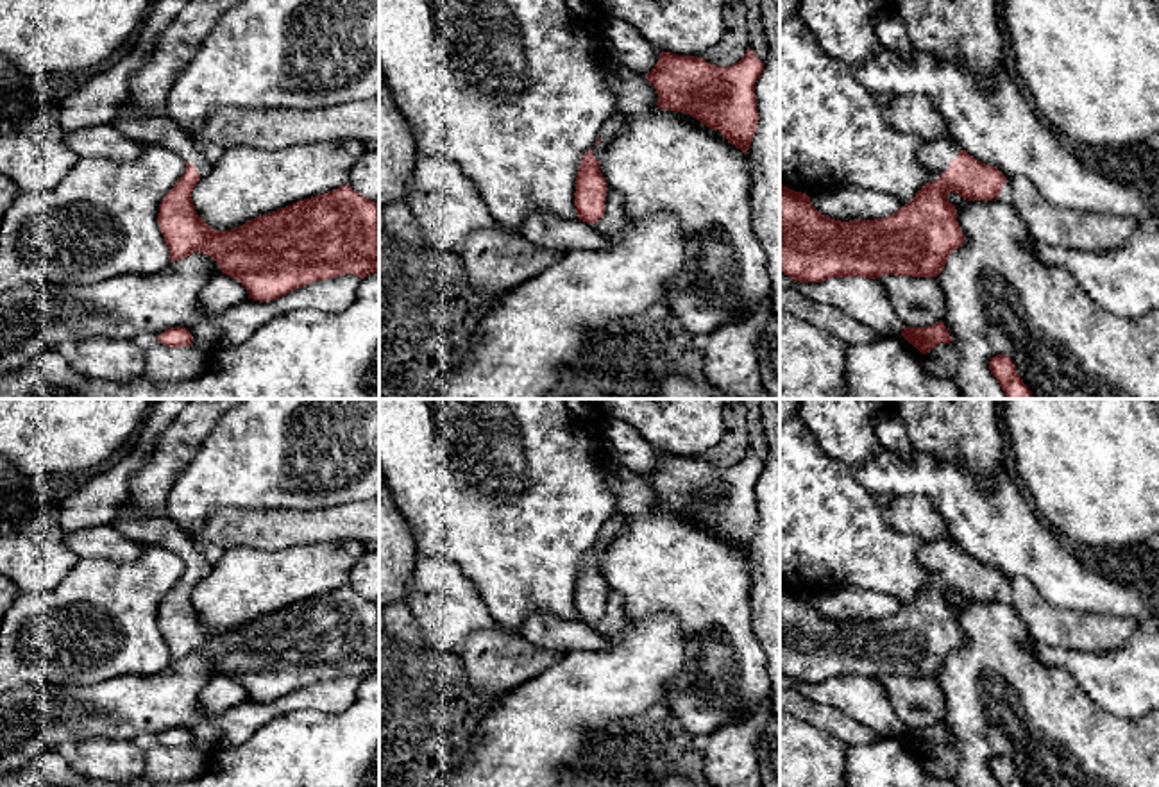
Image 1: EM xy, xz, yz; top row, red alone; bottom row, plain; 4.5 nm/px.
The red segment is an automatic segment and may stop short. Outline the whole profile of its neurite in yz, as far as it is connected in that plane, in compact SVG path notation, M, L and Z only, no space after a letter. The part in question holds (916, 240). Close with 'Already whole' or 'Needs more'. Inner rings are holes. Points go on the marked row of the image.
M952 138L921 143L918 161L930 172L930 181L909 204L885 218L841 222L821 215L807 193L780 184L780 272L799 283L821 283L851 275L876 279L887 274L937 277L948 256L964 243L957 209L946 195L953 191L968 200L993 200L998 199L1007 177L996 166L977 161Z. Needs more

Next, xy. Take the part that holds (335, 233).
M127 102L111 122L140 145L163 145L186 165L159 204L157 224L170 261L193 252L211 256L222 274L238 279L249 299L265 302L300 286L343 274L365 279L379 272L379 204L349 184L256 216L231 231L213 231L195 211L191 191L213 168L197 141L168 113L129 116Z. Needs more

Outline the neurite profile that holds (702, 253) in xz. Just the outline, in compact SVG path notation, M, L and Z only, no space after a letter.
M606 61L601 75L615 97L621 131L599 157L608 190L622 199L626 218L673 215L687 240L681 274L667 284L669 315L689 336L710 336L758 306L771 308L767 259L753 229L751 175L746 152L687 113L660 109L658 93L644 77Z

